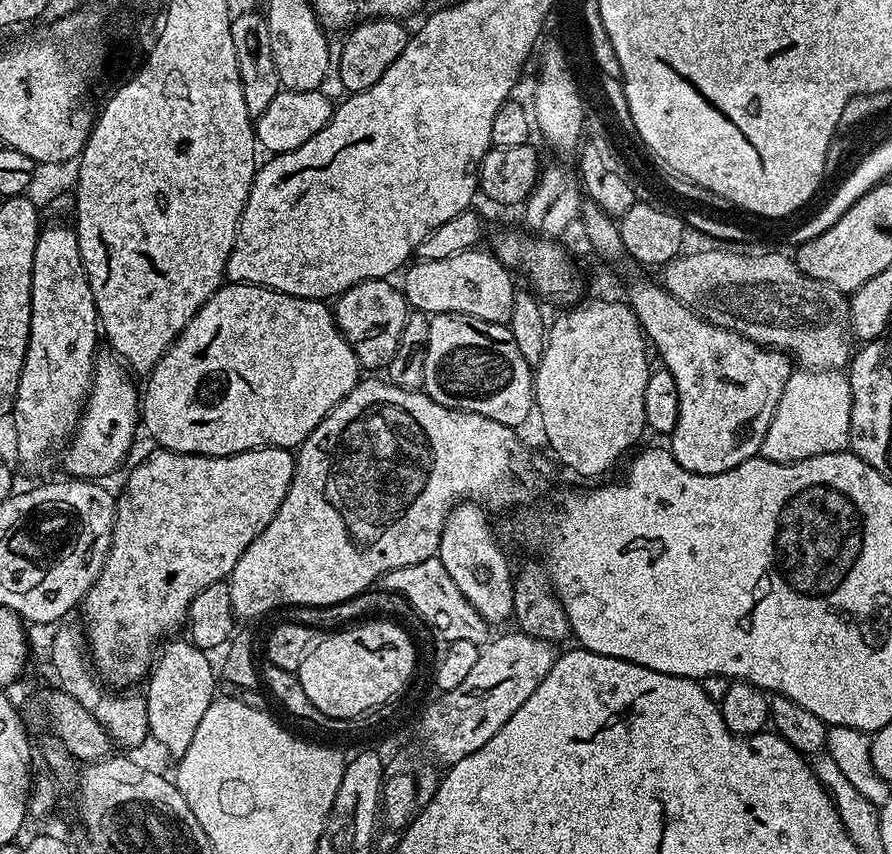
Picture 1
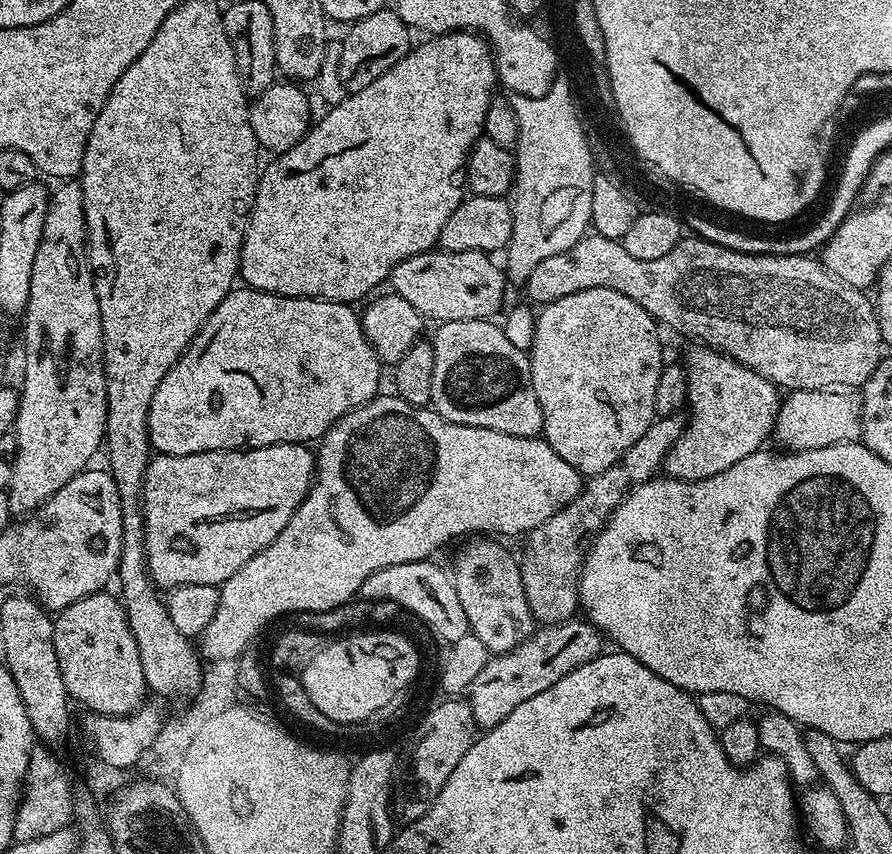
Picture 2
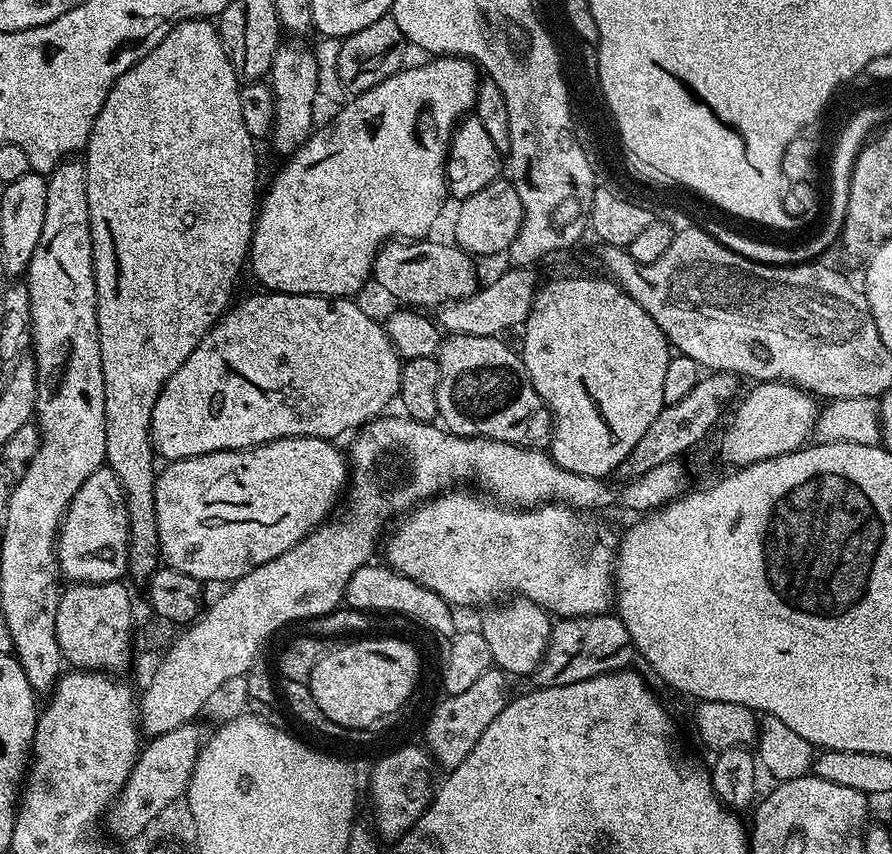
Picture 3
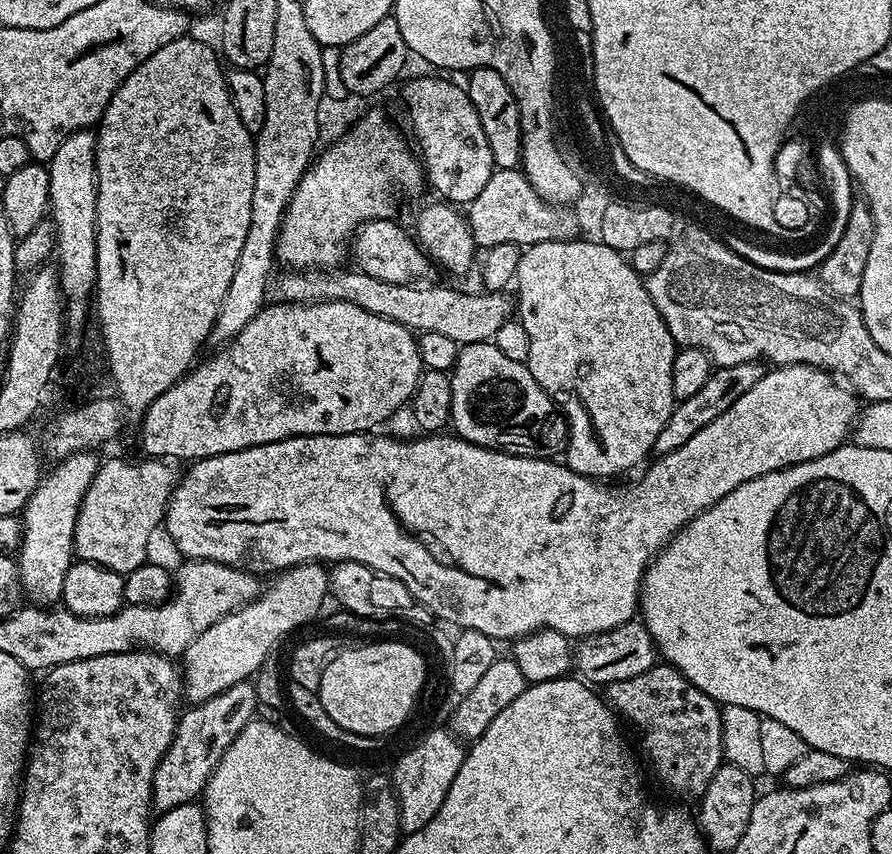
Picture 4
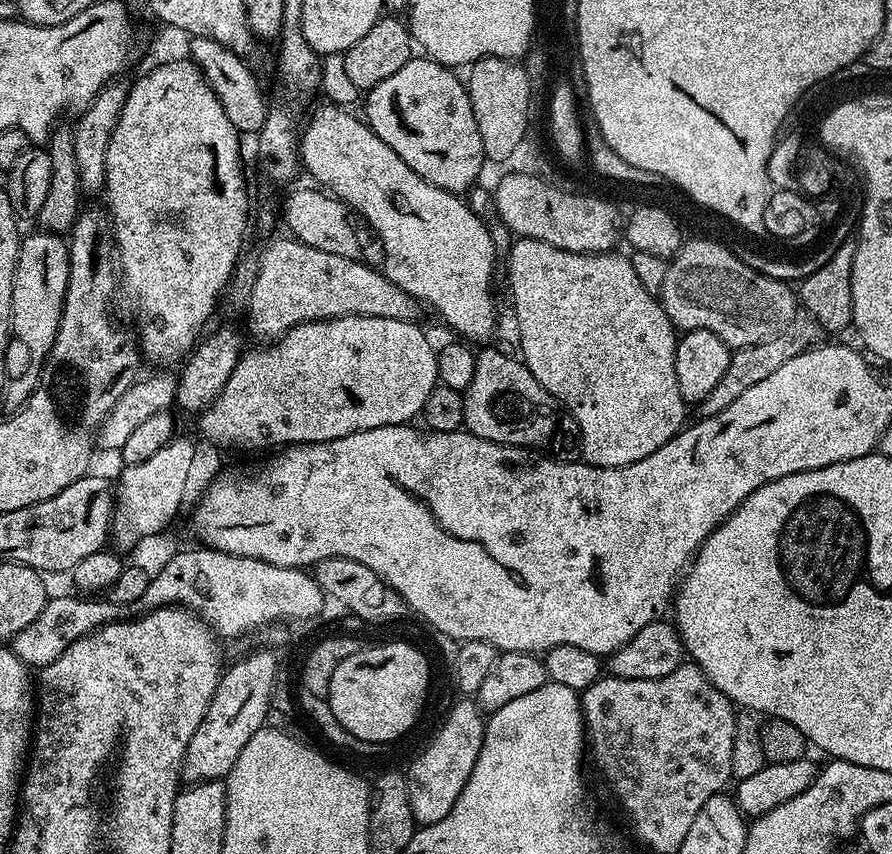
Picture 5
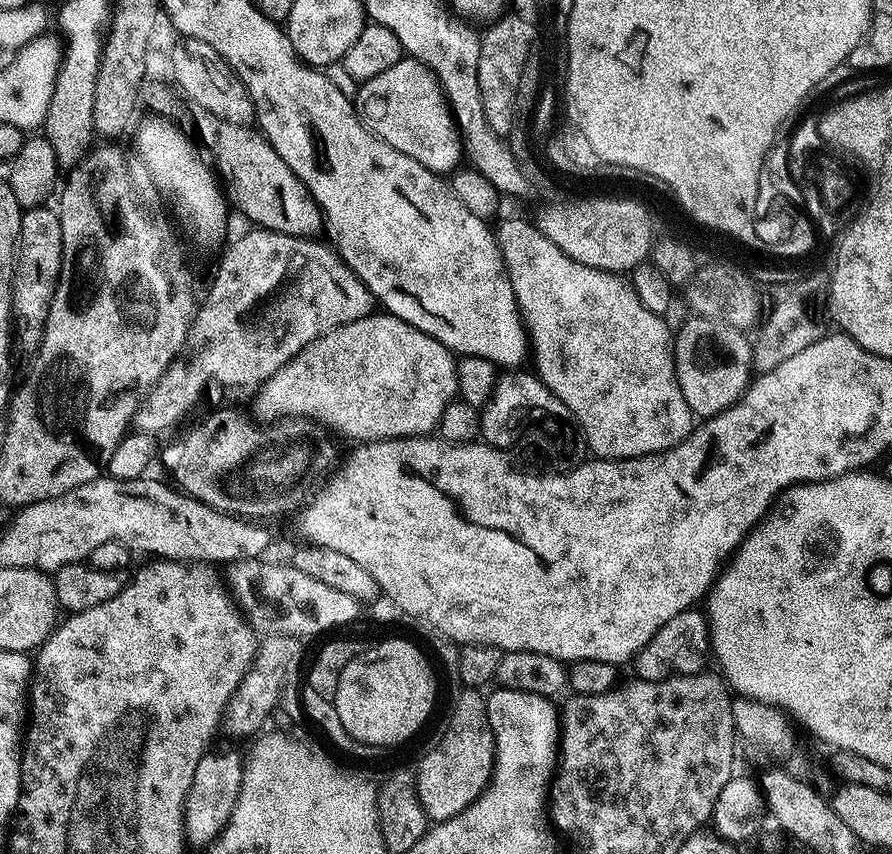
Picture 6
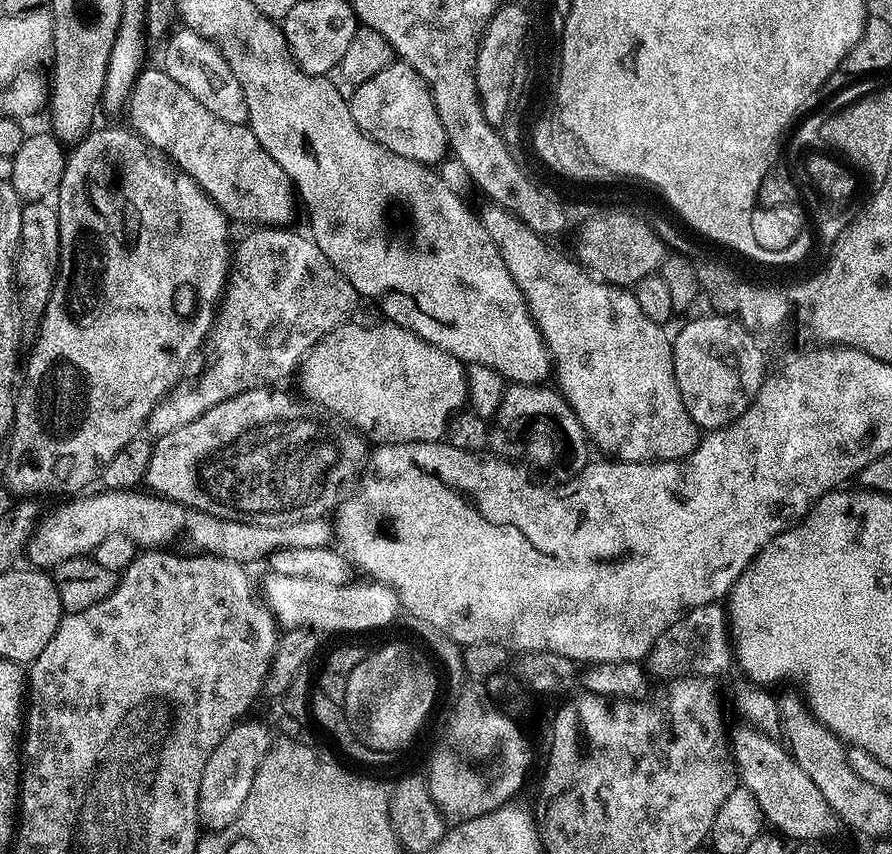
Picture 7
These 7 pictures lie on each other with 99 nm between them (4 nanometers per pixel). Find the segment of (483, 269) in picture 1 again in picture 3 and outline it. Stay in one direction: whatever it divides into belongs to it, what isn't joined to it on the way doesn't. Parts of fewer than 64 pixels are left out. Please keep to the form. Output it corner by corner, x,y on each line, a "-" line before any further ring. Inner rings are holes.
432,238
415,242
389,242
380,249
372,267
372,276
401,305
416,310
439,309
450,300
461,300
476,293
476,264
469,253
455,243
435,244

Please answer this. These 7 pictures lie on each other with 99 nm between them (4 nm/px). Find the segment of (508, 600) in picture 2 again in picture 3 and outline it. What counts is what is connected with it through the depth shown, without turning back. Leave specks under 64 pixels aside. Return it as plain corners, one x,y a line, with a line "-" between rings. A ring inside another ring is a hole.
515,597
509,601
509,604
510,606
498,604
489,607
481,624
478,624
478,631
489,643
495,667
513,677
514,675
527,677
535,672
548,650
553,621
551,615
533,600

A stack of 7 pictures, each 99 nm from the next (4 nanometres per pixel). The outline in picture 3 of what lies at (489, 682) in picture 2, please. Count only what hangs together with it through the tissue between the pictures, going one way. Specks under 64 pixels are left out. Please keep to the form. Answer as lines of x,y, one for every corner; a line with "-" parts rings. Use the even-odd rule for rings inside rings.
615,614
560,618
552,625
548,650
530,680
536,688
566,686
570,682
582,682
586,678
627,669
631,665
628,663
637,659
637,656
630,630
626,630
626,626

